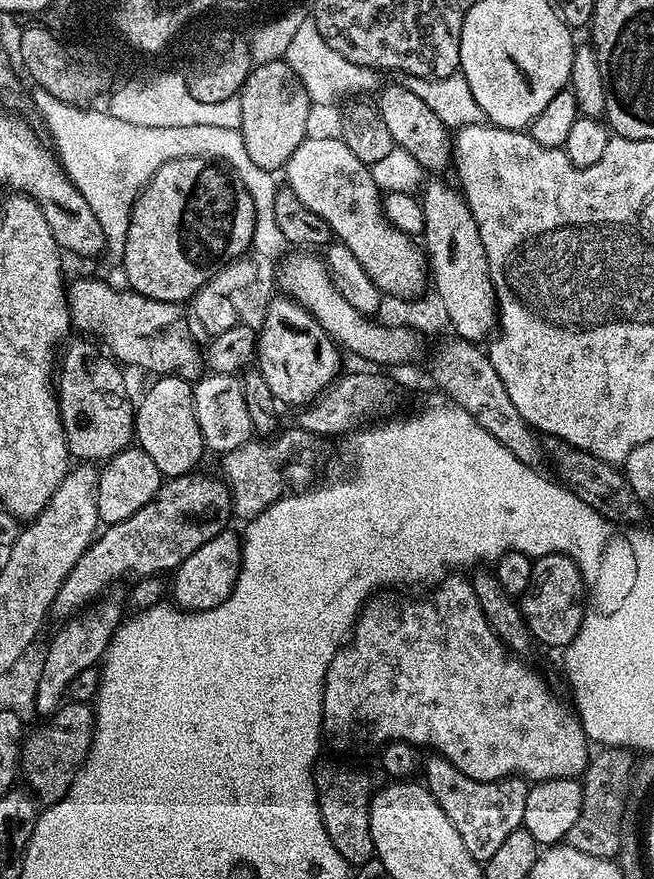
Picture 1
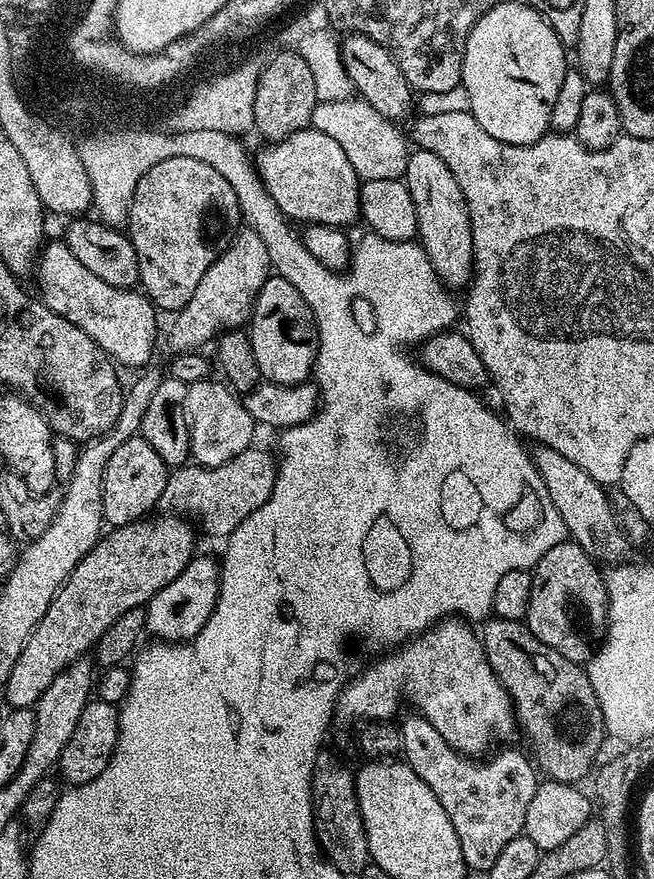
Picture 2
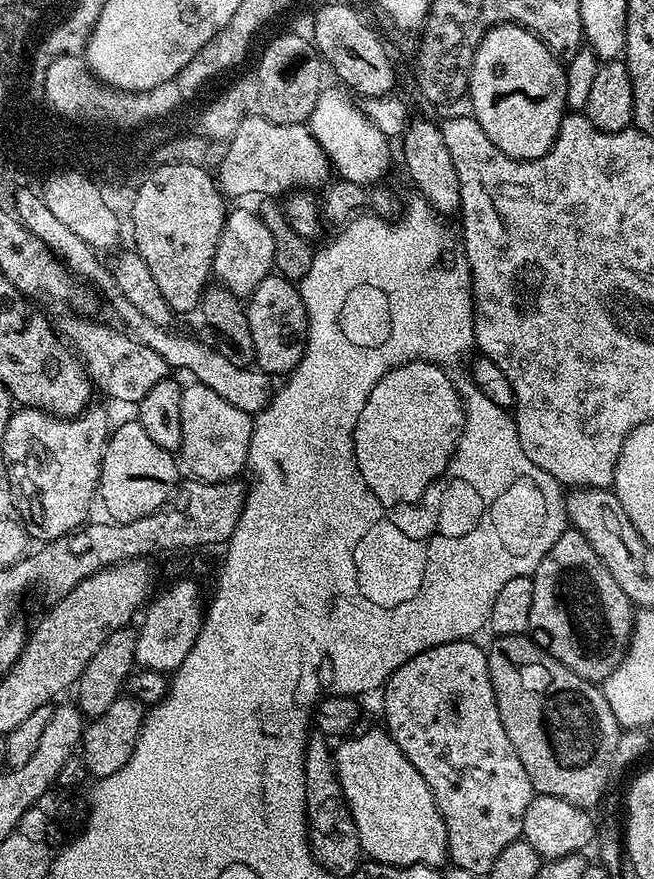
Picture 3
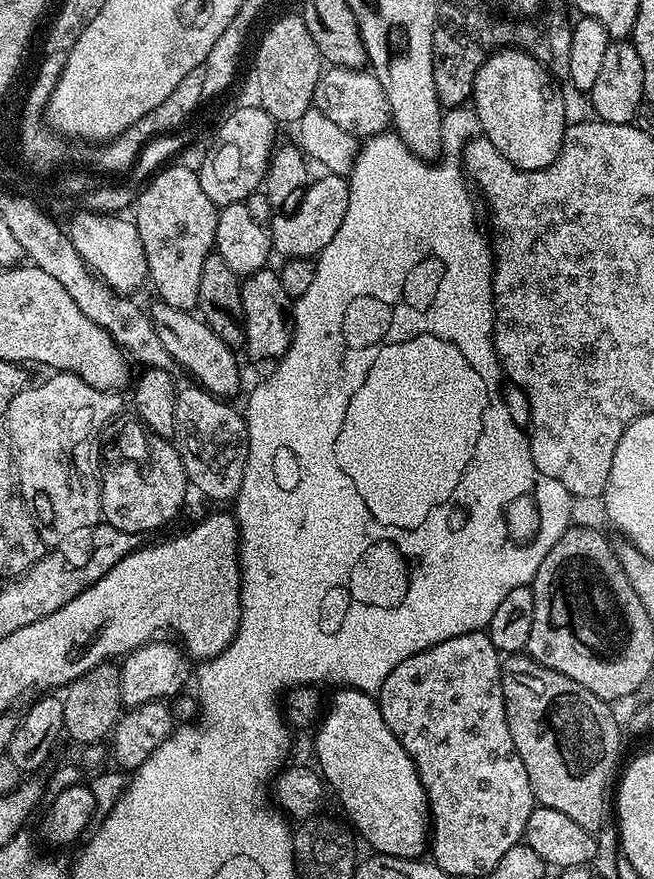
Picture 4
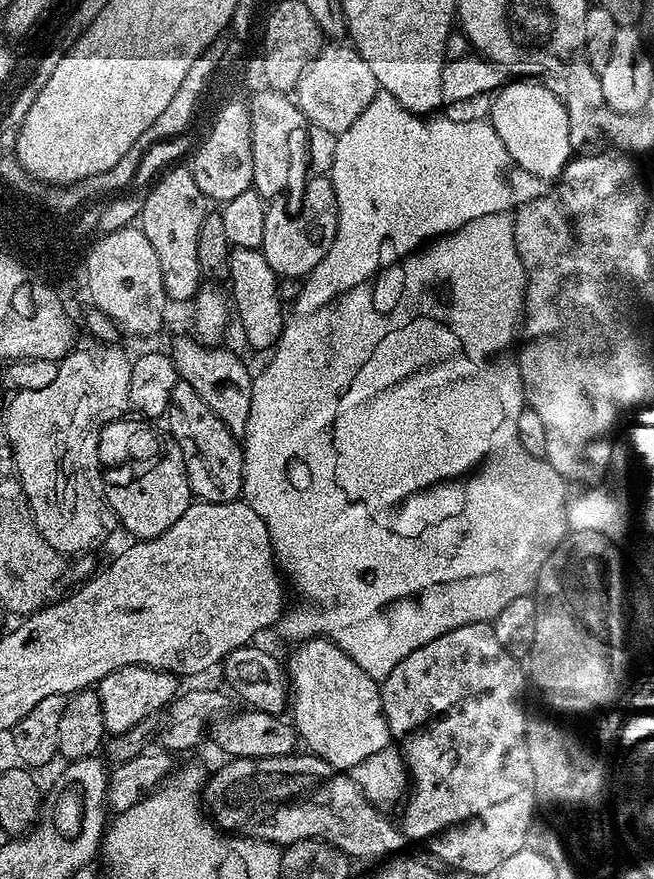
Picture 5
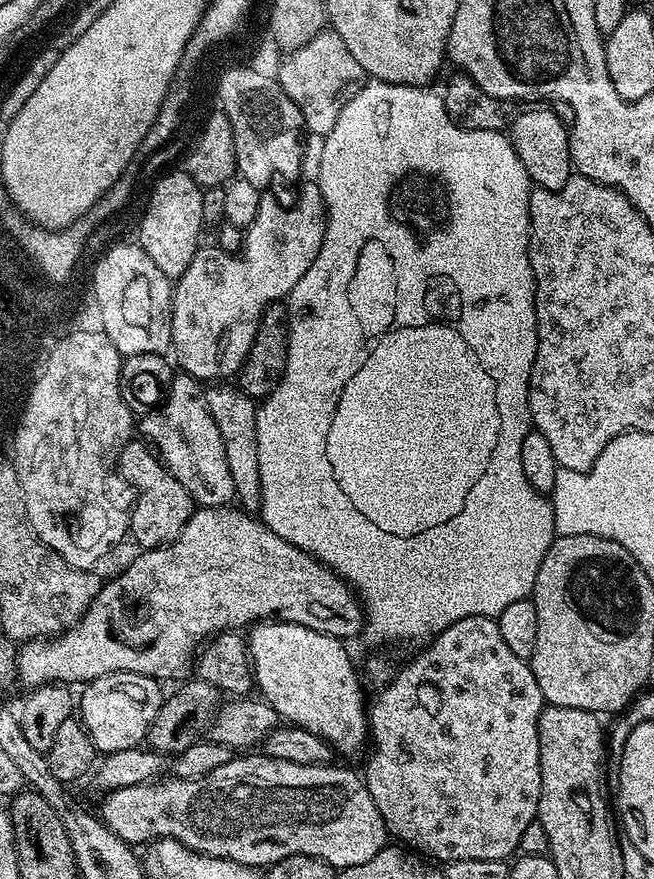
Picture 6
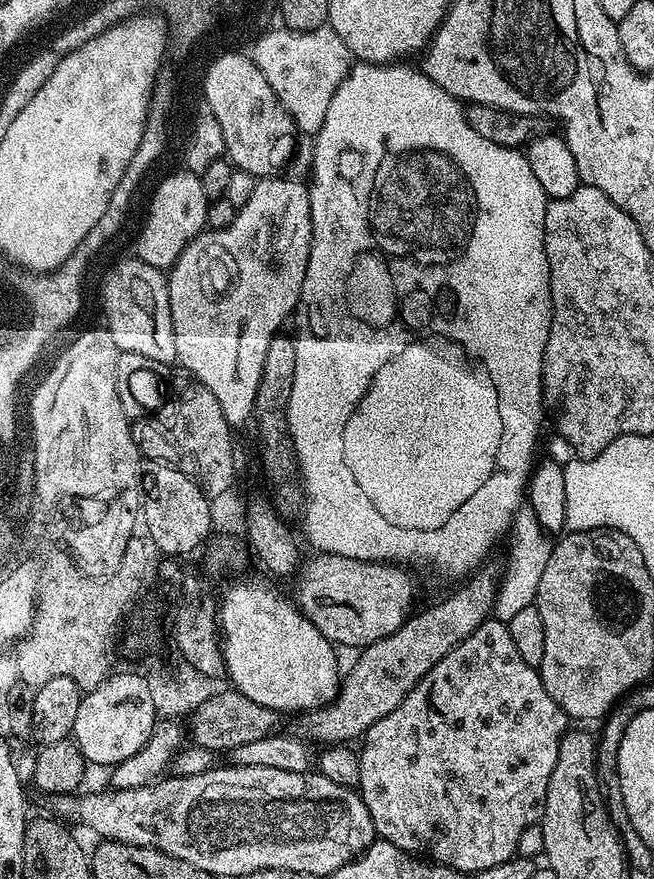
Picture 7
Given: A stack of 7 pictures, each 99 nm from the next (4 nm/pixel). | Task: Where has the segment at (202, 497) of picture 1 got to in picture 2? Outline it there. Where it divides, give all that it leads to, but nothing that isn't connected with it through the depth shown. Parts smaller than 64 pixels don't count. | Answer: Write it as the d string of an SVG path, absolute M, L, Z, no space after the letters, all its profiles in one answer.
M153 515L151 518L136 520L132 524L113 527L109 531L112 533L109 536L108 533L101 535L100 541L88 551L82 562L74 566L58 594L50 602L46 614L30 634L26 646L22 646L22 654L18 654L14 670L10 670L10 678L2 686L2 692L12 708L32 708L42 690L46 690L46 686L54 682L58 673L95 649L102 634L106 634L106 630L110 630L110 626L114 626L114 622L118 622L118 618L122 618L126 610L144 608L148 600L154 598L158 590L162 590L162 586L174 582L174 578L178 578L182 570L186 570L186 566L194 559L194 553L197 551L195 550L197 529L183 516L160 515L164 516Z

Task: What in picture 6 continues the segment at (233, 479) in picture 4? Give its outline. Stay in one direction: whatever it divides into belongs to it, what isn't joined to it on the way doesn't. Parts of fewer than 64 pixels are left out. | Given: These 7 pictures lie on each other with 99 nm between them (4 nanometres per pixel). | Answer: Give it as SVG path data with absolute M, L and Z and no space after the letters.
M177 371L172 377L164 403L141 420L144 421L141 424L139 421L139 431L141 428L149 436L147 439L154 445L168 471L180 475L182 486L186 486L197 505L218 508L227 505L235 497L222 435L218 432L214 418L210 418L201 381L186 372Z

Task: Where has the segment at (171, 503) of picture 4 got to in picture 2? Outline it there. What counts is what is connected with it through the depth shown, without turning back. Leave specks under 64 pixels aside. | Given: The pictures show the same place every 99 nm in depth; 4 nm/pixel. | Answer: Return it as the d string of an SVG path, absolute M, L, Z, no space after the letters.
M129 438L122 442L110 454L110 462L106 462L104 489L102 490L102 506L104 507L104 522L108 526L132 524L143 520L159 505L162 494L166 490L169 465L158 458L154 446L142 438Z

